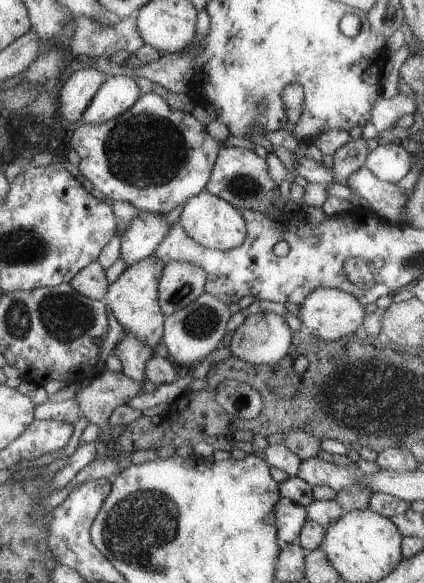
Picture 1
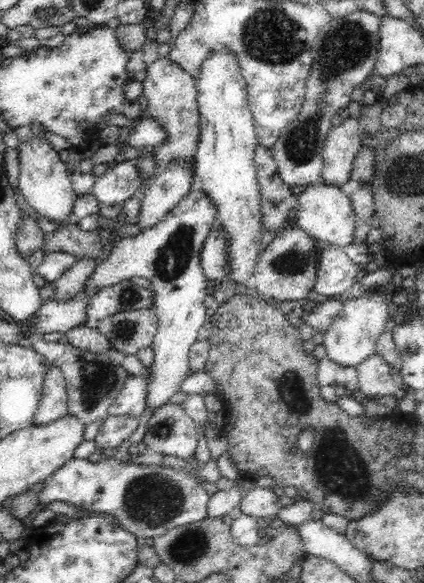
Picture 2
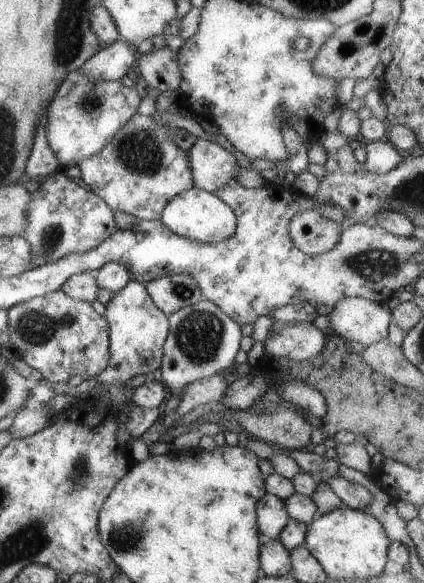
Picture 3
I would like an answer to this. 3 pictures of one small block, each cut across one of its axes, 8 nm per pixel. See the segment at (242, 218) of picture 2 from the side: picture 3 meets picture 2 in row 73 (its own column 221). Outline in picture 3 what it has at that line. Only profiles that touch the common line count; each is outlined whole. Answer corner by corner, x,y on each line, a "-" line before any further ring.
198,187
190,188
178,196
174,196
162,210
160,220
166,228
180,236
189,238
199,243
224,242
230,236
234,236
237,229
237,220
234,210
223,200
220,200
216,193
200,190

